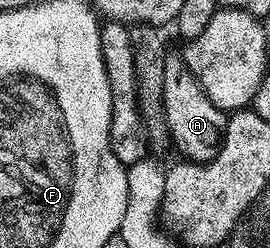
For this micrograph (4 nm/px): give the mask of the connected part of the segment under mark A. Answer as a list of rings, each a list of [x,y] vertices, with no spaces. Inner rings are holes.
[[[167,52],[164,59],[164,95],[162,114],[166,117],[166,133],[174,140],[176,148],[187,161],[210,161],[222,146],[222,134],[226,131],[227,114],[200,87],[196,75],[186,65],[181,52]]]

